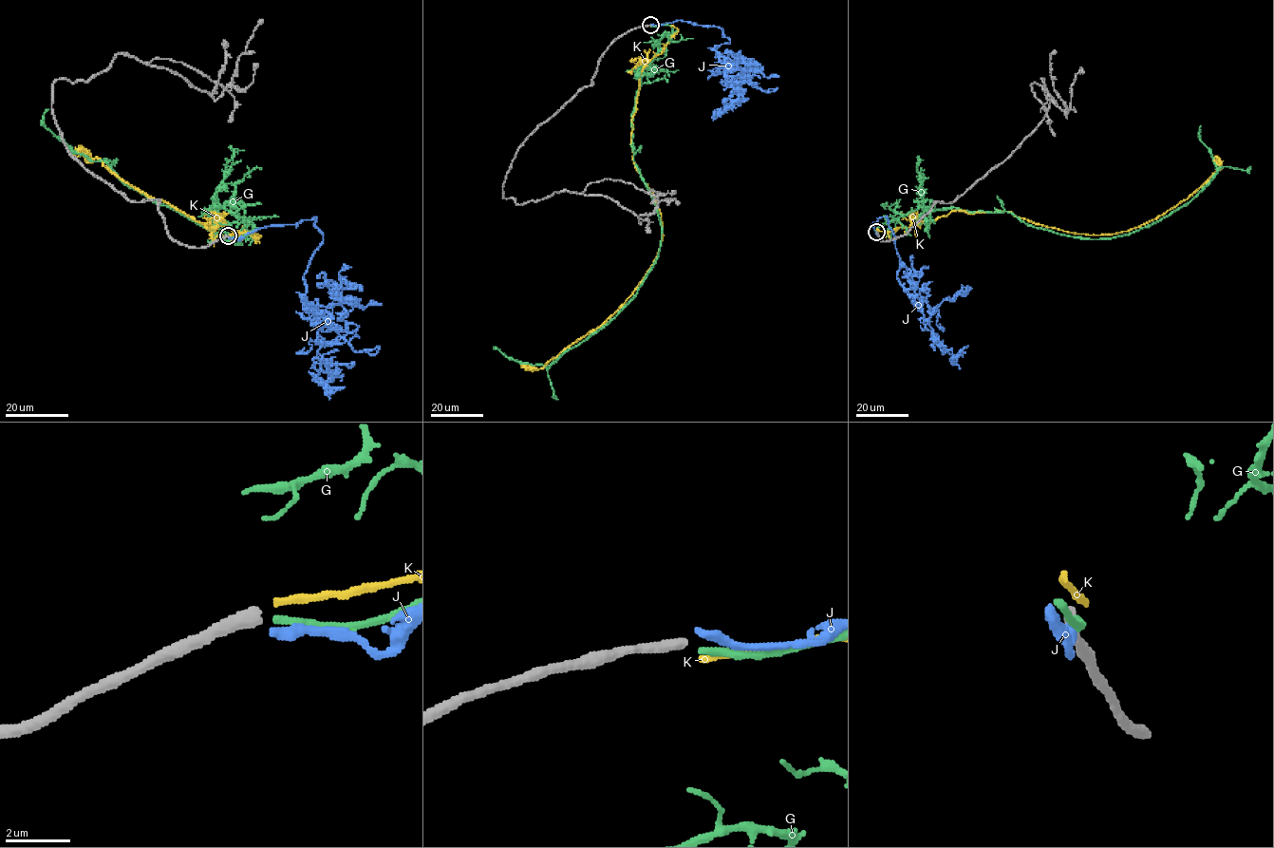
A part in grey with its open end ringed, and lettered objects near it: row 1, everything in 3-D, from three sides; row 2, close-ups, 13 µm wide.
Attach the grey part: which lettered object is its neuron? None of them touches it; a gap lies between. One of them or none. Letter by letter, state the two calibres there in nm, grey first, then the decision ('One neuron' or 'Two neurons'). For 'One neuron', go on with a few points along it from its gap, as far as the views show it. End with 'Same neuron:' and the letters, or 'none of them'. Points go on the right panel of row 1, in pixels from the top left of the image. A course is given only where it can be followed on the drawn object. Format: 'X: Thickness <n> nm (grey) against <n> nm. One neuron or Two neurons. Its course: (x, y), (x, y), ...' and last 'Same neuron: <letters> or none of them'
G: Thickness 400 nm (grey) against 240 nm. Two neurons
J: Thickness 400 nm (grey) against 280 nm. Two neurons
K: Thickness 400 nm (grey) against 200 nm. Two neurons
Same neuron: none of them

